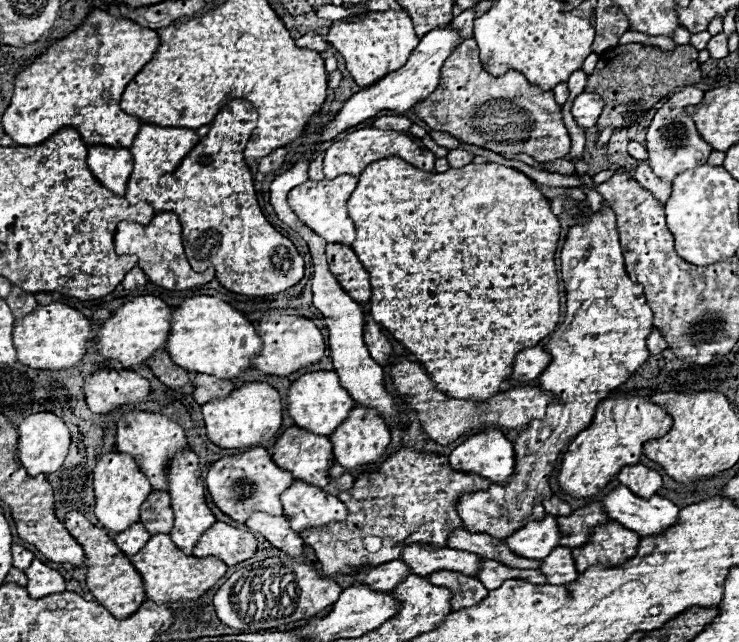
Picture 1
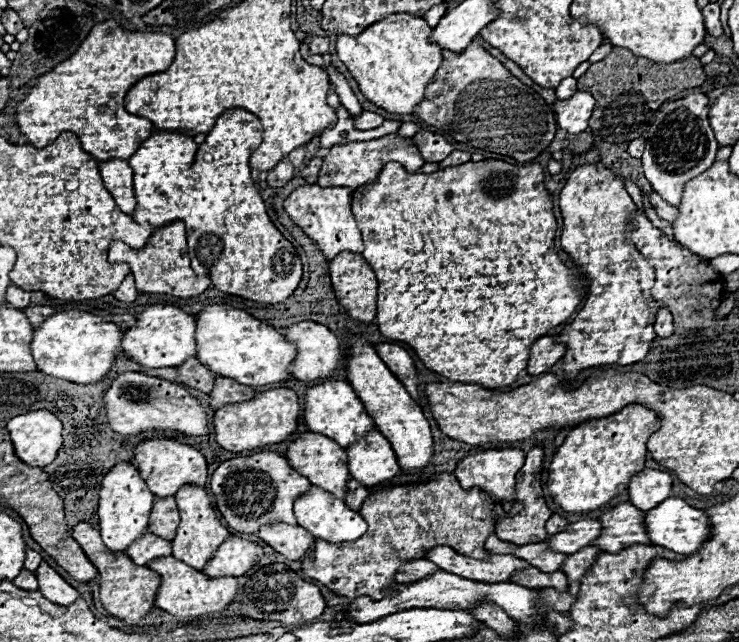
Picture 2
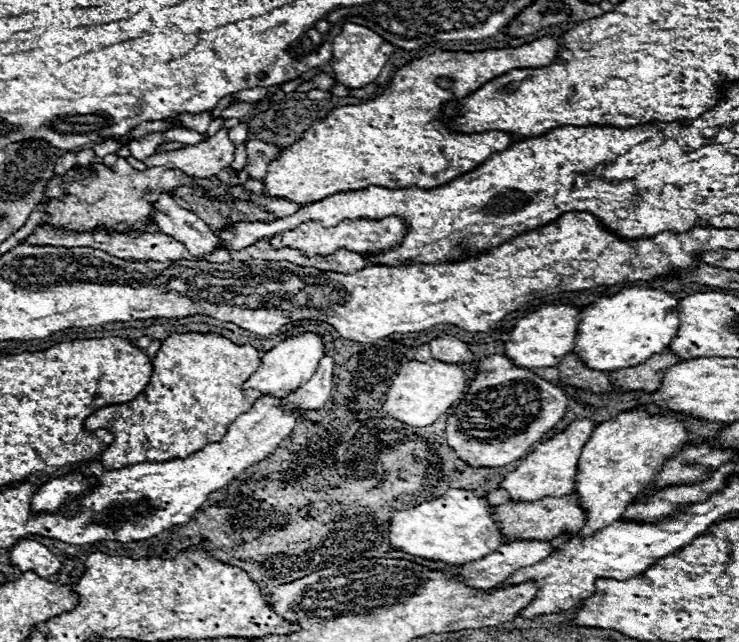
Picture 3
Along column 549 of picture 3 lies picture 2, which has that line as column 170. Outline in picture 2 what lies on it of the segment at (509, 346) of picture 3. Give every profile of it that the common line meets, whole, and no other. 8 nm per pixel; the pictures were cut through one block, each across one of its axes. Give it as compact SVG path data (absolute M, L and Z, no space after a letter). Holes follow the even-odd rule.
M154 304L138 314L138 322L124 332L122 350L144 368L172 368L196 356L196 318L174 306Z

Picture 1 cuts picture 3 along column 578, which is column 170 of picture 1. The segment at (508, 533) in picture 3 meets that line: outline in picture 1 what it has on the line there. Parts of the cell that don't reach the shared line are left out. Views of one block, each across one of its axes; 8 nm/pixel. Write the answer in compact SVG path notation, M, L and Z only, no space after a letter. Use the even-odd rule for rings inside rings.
M152 490L146 498L146 504L142 504L140 522L150 534L164 532L168 534L174 522L174 512L170 508L170 496L162 490Z

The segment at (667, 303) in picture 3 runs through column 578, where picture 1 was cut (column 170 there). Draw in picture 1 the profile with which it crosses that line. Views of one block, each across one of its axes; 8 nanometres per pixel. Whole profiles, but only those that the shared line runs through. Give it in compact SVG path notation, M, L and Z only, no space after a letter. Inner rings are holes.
M214 296L186 298L174 310L174 324L170 324L170 340L166 352L180 368L188 372L214 374L218 378L232 380L240 372L250 368L250 360L258 354L262 340L256 336L254 326L228 302Z

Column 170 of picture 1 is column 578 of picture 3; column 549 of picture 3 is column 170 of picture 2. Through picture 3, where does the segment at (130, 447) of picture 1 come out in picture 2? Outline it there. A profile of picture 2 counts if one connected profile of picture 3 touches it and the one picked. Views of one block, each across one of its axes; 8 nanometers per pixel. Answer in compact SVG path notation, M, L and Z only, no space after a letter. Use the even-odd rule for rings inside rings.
M148 438L134 450L134 462L138 464L140 476L146 480L152 494L158 498L174 496L182 486L194 484L194 486L206 486L208 480L208 464L200 450L180 444L176 440L166 438Z

